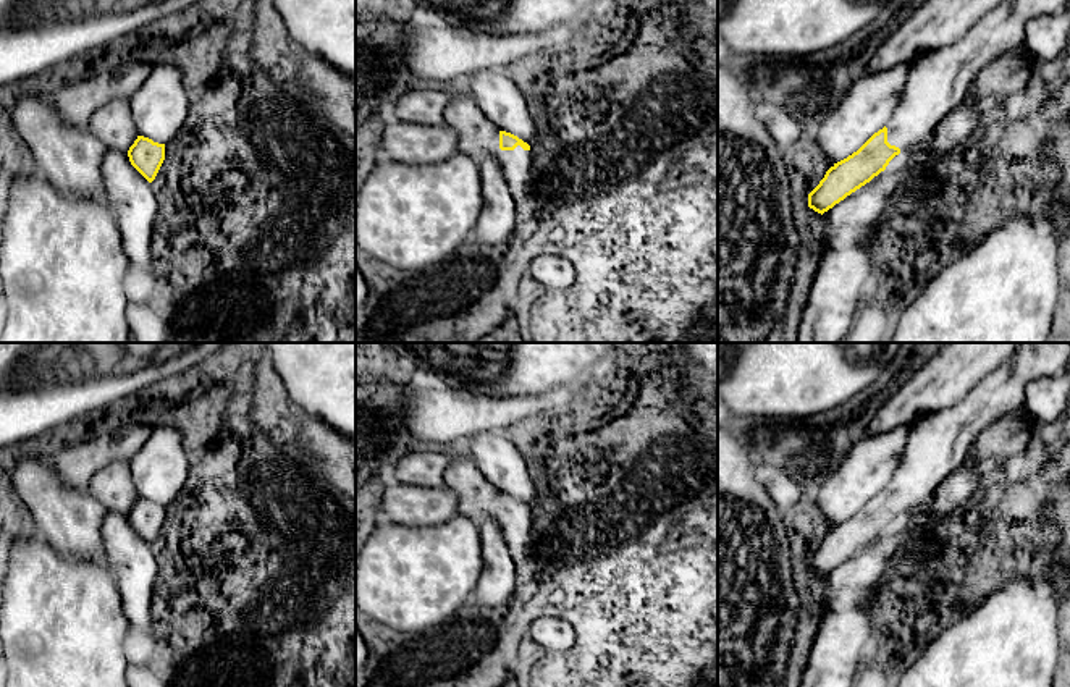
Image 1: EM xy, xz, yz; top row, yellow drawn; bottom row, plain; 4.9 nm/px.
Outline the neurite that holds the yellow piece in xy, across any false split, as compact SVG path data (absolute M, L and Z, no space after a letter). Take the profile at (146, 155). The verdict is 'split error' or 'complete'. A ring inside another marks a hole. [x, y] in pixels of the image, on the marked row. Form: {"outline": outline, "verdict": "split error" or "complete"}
{"outline": "M115 99L95 112L87 124L107 150L126 152L131 165L152 183L165 160L165 144L139 136L129 102Z", "verdict": "split error"}

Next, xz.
{"outline": "M457 86L449 87L448 92L451 99L444 108L444 123L459 136L457 150L475 162L493 155L516 202L527 199L532 189L530 145L493 124Z", "verdict": "split error"}

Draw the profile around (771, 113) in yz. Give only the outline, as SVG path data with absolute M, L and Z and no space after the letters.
M760 95L755 102L755 115L782 152L787 152L802 134L802 126L779 99Z

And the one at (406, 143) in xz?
M390 118L378 144L378 157L404 165L441 163L457 154L457 133L441 126Z

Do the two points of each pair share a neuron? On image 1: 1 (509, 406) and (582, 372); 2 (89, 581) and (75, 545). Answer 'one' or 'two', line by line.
1: two
2: two

